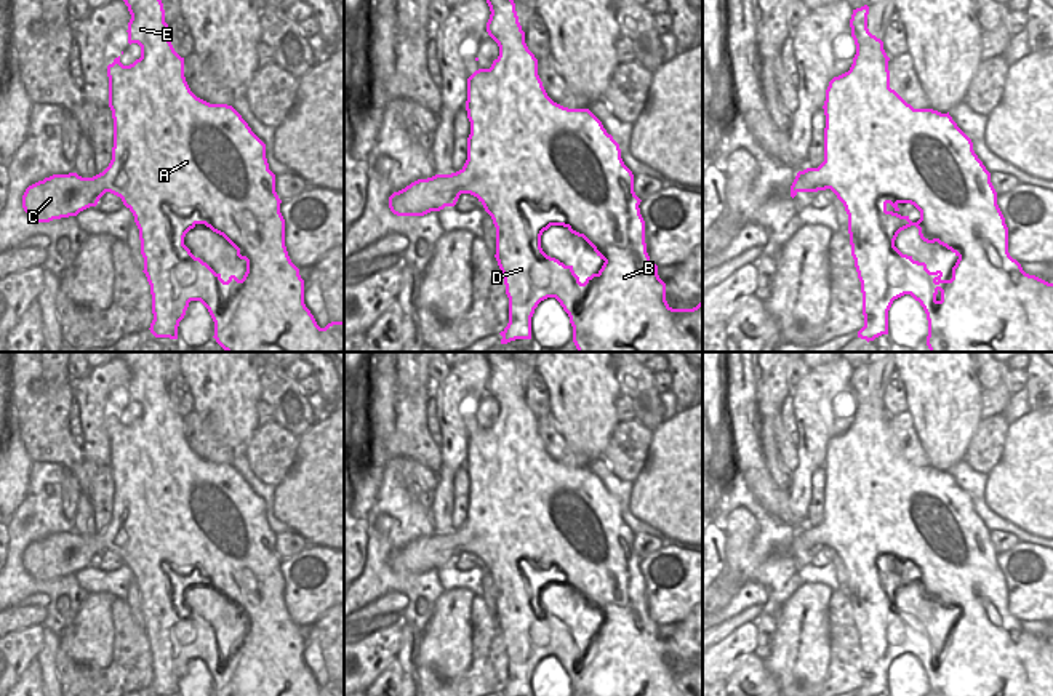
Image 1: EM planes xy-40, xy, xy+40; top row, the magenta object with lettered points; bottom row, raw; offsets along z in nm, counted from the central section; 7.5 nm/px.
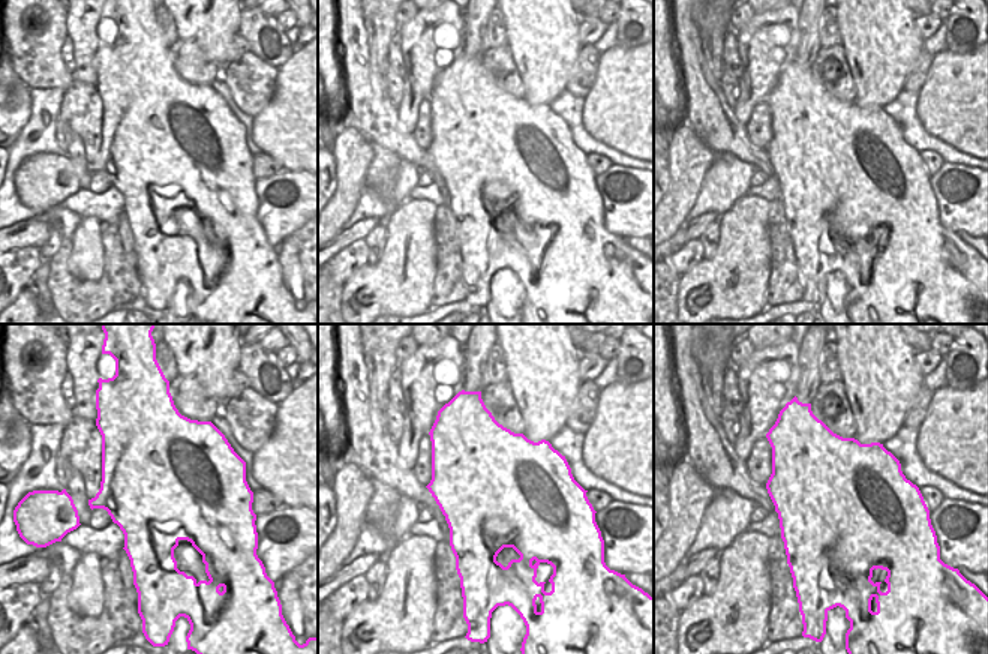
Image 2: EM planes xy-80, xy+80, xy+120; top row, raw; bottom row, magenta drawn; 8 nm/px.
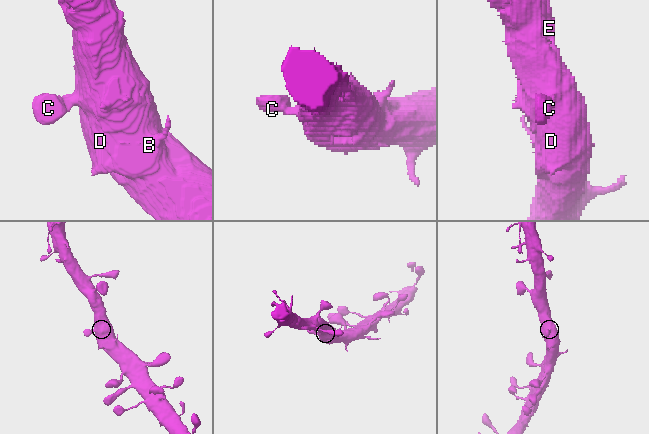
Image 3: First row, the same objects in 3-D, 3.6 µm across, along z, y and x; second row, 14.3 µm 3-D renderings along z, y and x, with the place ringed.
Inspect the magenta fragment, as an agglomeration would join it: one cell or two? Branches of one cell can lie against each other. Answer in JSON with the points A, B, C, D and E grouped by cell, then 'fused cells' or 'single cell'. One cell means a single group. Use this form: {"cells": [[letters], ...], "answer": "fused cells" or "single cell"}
{"cells": [["A", "B", "C", "D", "E"]], "answer": "single cell"}

